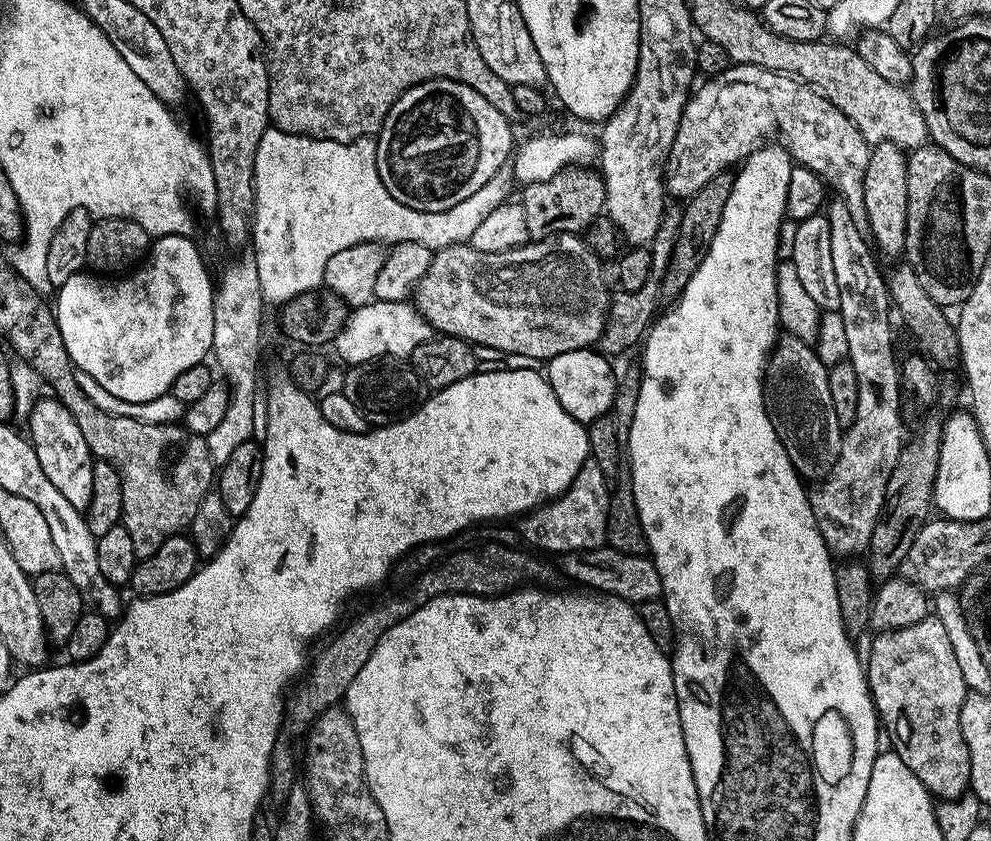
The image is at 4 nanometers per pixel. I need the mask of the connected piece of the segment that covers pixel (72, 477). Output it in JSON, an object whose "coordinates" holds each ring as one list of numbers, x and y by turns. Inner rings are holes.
{"coordinates":[[55,398,37,399,36,407,27,417,28,430,26,436,38,456,43,473,50,478,55,489,70,502,71,506,81,510,87,509,92,493,92,463,94,460,90,446,86,446,86,438,82,438,82,430,78,430,78,422,74,422,74,414,62,402]]}

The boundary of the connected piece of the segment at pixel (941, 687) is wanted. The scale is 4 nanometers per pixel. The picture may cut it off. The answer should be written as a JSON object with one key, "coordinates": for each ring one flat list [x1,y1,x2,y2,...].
{"coordinates":[[930,614,922,622,875,638,868,656,866,652,866,675,883,731,896,739,898,758,918,774,933,797,944,802,959,800,971,782,970,751,959,720,969,691,946,626]]}

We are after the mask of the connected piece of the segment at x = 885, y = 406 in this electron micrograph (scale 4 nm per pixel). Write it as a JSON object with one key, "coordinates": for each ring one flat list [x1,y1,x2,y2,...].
{"coordinates":[[839,198,833,201,826,208,830,222,830,258,834,258,834,278,838,278,838,311,842,326,846,326,847,363,852,365,858,381,858,402,856,418,847,425,840,441,840,456,828,475,809,491,808,501,814,510,818,530,833,557,856,558,859,552,860,555,867,553,874,526,884,508,886,482,890,482,894,462,898,462,902,447,902,381,898,356,896,360,896,352,892,349,892,320,888,317,890,297,885,273,880,273,876,266,877,253,866,239,861,225,850,218,846,202]]}

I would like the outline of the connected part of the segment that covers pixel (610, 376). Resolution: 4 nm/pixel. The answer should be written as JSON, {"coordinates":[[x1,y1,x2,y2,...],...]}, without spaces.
{"coordinates":[[592,348,570,350,566,354,558,354,553,360,547,361,548,385,554,390,554,398,562,402,562,410,566,410,570,418,587,426,598,417,611,413,618,387,618,376,612,373,612,364,613,361,603,352]]}

